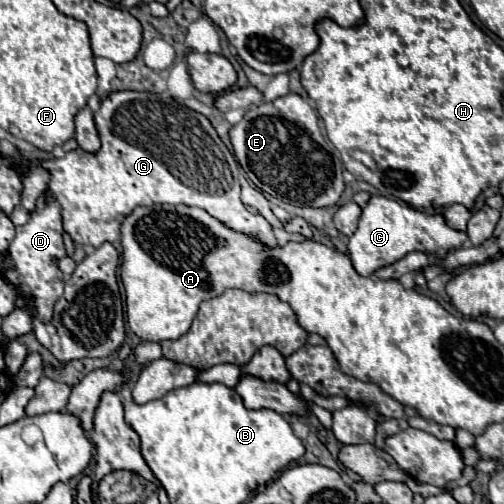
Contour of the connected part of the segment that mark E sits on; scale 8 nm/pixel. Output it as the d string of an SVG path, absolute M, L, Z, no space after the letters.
M288 93L286 97L278 97L272 103L252 107L244 113L244 119L230 129L230 141L234 147L234 155L246 175L260 191L268 193L270 197L296 207L332 207L338 203L344 191L340 153L332 149L332 143L324 137L316 117L316 109L300 95Z

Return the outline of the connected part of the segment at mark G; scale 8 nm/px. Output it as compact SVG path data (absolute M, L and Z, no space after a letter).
M116 91L100 103L94 119L102 139L102 147L98 153L86 153L82 149L76 149L66 153L66 157L62 159L48 159L42 163L42 167L46 167L52 175L48 191L62 205L64 231L72 237L74 243L100 247L106 241L118 241L122 219L128 217L136 207L168 203L200 207L216 217L220 223L224 223L228 229L244 233L260 241L264 247L274 249L276 237L270 223L262 215L250 213L240 201L240 183L238 173L232 169L232 159L228 157L230 151L204 115L176 103L168 95L156 95L146 91Z

